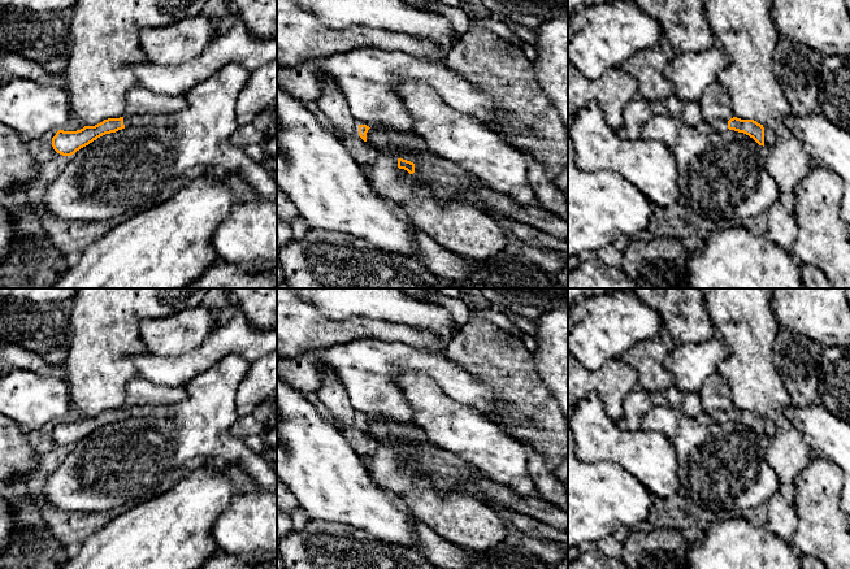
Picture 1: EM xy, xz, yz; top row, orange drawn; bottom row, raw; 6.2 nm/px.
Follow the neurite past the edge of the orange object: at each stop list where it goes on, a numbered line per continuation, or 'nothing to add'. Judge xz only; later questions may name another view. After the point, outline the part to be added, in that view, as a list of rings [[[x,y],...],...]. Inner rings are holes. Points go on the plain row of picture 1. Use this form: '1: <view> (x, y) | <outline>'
1: xz (447, 470) | [[[428,448],[415,455],[415,465],[420,478],[430,478],[437,494],[464,494],[473,496],[465,478],[472,477],[480,494],[491,503],[526,514],[534,520],[543,521],[568,533],[568,512],[541,498],[519,496],[506,486],[485,475],[474,465],[461,457],[439,448]]]

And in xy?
1: xy (138, 411) | [[[135,405],[123,408],[125,418],[164,418],[173,414],[169,405]]]

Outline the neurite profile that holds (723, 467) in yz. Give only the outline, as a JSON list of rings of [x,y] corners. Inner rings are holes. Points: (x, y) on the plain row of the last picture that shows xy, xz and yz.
[[[655,407],[649,411],[641,422],[641,429],[659,431],[673,444],[677,455],[678,494],[686,498],[698,513],[721,514],[732,511],[756,508],[767,503],[779,491],[780,482],[766,456],[766,440],[743,424],[727,421],[723,424],[701,425],[695,417],[688,416],[673,407]]]

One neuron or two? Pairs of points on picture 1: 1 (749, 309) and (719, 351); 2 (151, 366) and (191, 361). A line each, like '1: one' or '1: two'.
1: two
2: one

